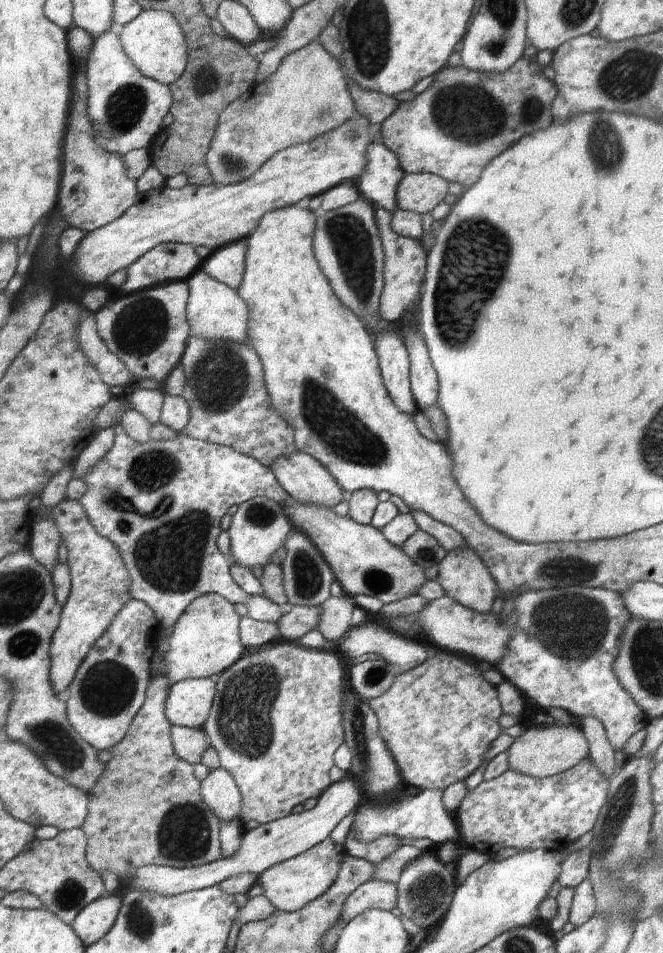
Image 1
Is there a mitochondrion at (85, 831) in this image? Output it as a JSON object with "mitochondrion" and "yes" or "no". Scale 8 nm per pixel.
{"mitochondrion":"no"}

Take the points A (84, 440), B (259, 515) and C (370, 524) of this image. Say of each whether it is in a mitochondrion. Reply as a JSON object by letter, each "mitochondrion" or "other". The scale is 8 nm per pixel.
{"A":"other","B":"mitochondrion","C":"other"}

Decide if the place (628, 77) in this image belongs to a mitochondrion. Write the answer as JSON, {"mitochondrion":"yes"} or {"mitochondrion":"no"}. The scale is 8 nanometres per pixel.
{"mitochondrion":"yes"}

